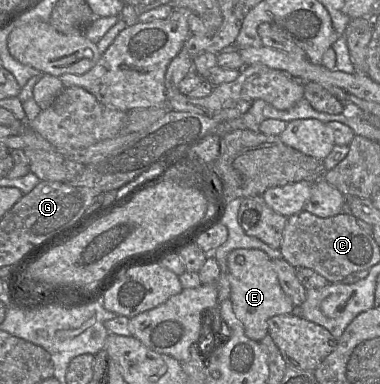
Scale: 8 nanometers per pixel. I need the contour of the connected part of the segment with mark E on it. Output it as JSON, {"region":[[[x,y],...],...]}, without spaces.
{"region":[[[235,249],[228,255],[227,265],[233,311],[243,324],[246,336],[260,342],[268,334],[268,320],[276,315],[292,314],[294,304],[282,290],[273,266],[273,260],[265,252],[259,249]]]}

